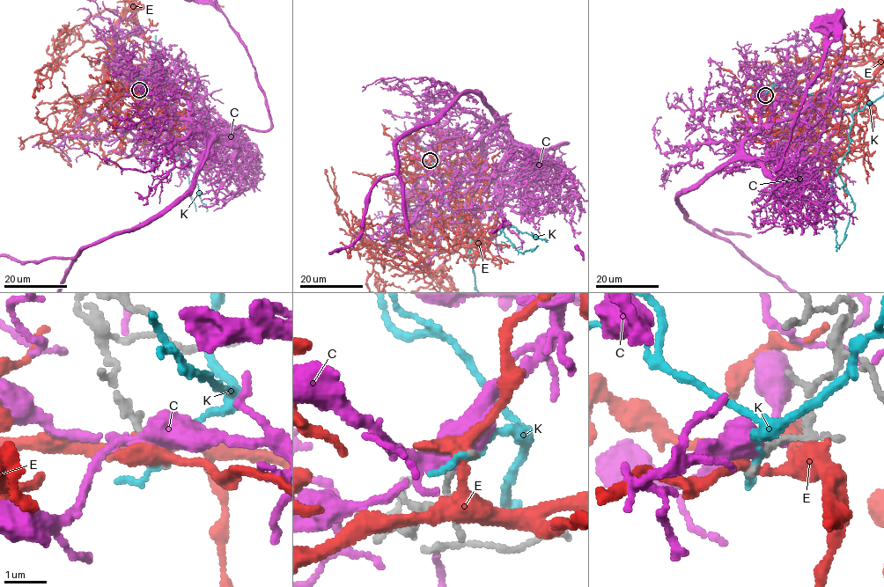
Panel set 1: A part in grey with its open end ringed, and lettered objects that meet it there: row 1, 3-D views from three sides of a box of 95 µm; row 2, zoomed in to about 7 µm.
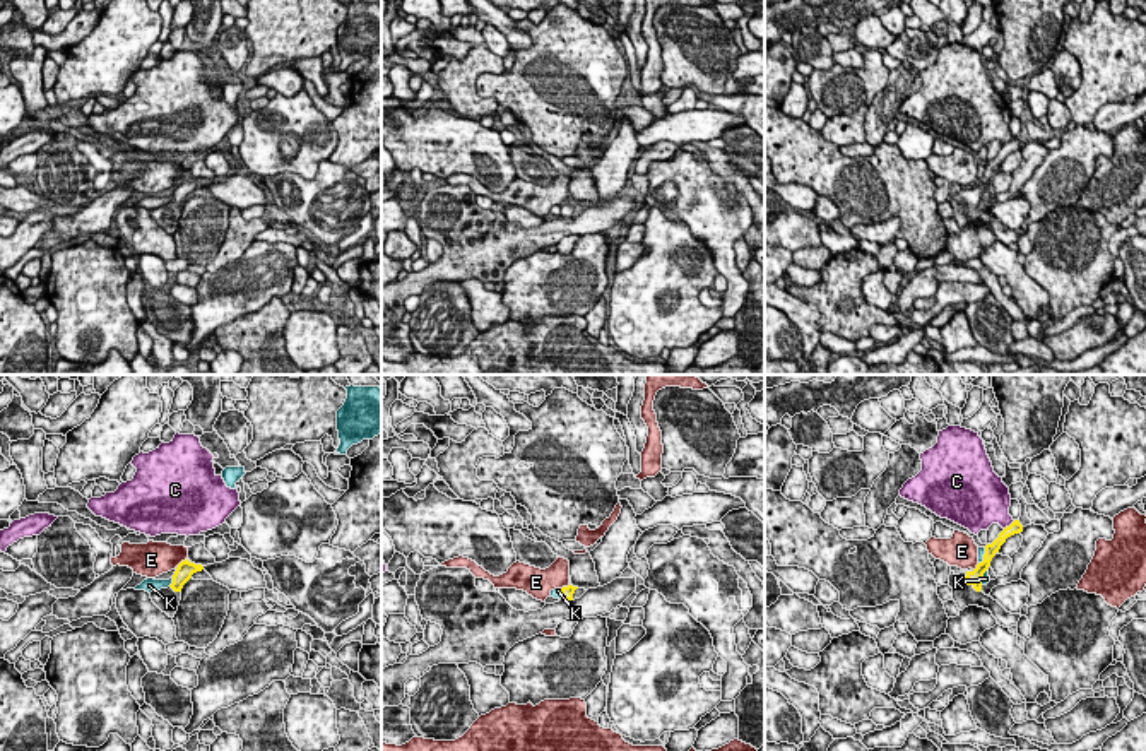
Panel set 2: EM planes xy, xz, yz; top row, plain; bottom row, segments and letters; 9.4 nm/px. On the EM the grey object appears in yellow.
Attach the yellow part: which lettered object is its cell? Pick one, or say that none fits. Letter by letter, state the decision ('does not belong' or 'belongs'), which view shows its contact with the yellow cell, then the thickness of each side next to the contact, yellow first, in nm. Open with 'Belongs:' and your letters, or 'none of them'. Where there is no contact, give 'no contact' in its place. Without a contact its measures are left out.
Belongs: none of them
C: does not belong | yz | 120/320 nm
E: does not belong | xy | 160/320 nm
K: does not belong | xy | 160/130 nm

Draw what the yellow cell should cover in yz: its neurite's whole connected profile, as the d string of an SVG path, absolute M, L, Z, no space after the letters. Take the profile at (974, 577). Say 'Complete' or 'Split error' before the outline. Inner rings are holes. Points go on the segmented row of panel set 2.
Split error. M1014 520L1006 527L999 537L985 546L984 561L977 565L973 571L956 575L951 571L949 587L953 588L953 600L958 609L963 611L968 606L978 606L989 609L997 623L1004 628L1016 626L1021 614L1007 612L997 600L982 592L982 577L989 570L992 558L999 553L1007 537L1023 532L1019 520Z

